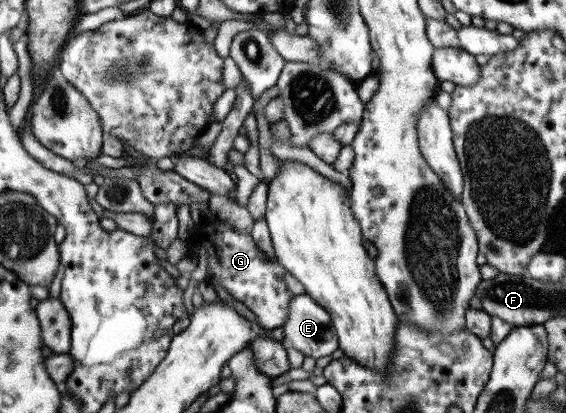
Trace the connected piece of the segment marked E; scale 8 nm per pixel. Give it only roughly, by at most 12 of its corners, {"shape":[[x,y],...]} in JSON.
{"shape":[[291,295],[282,339],[302,356],[330,356],[330,316],[308,295]]}

